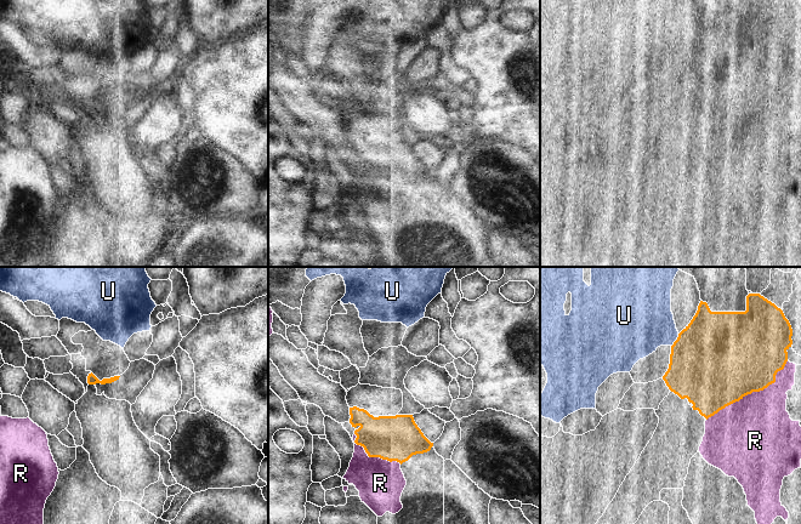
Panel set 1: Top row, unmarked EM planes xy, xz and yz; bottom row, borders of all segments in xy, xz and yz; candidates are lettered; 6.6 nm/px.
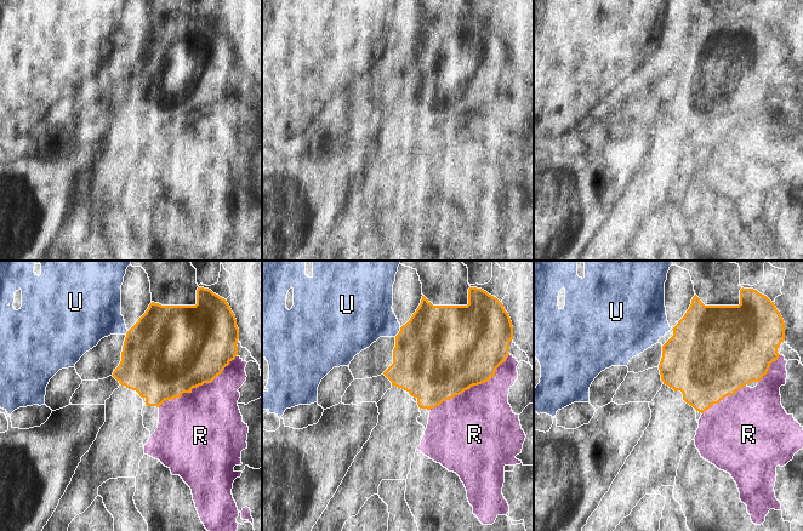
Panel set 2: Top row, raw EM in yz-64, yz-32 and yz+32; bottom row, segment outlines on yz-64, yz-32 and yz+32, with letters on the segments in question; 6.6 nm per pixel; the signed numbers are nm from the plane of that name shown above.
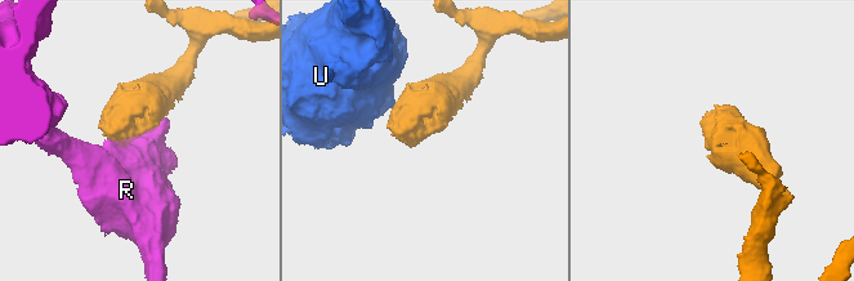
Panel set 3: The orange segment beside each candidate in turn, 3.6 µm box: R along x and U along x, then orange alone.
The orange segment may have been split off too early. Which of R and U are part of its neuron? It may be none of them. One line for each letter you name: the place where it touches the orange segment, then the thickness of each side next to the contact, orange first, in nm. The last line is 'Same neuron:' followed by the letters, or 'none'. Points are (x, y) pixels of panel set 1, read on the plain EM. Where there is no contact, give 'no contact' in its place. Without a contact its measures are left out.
Same neuron: none

